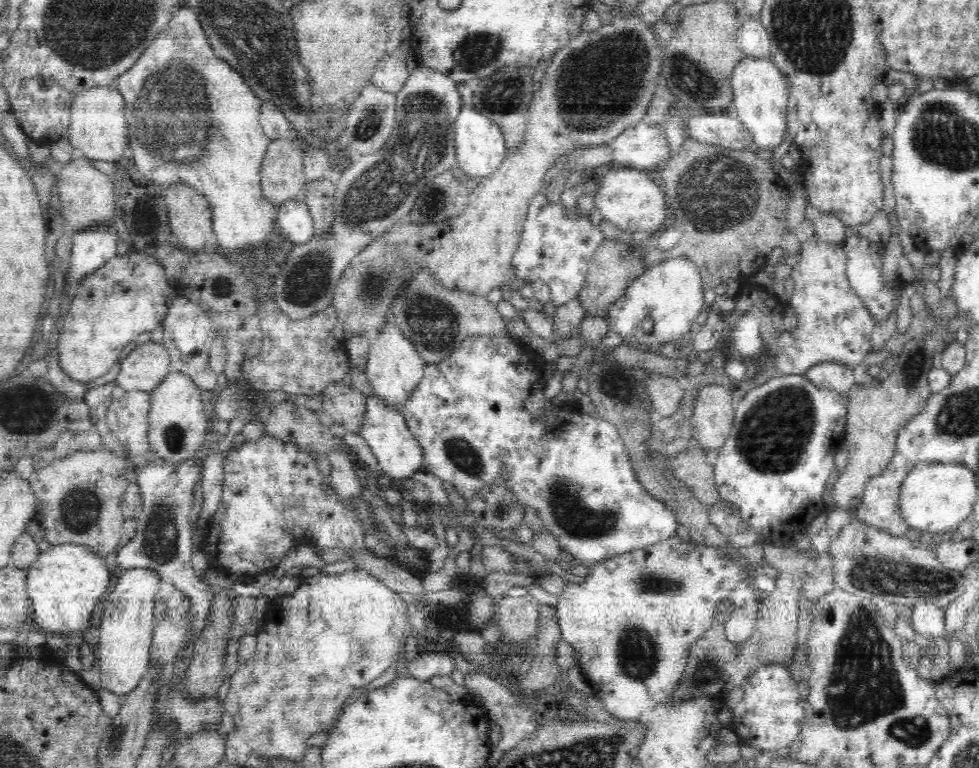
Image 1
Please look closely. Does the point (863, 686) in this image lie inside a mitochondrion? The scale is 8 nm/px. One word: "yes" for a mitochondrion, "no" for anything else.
yes

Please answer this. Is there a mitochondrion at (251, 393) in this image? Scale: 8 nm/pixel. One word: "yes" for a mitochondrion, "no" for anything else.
no

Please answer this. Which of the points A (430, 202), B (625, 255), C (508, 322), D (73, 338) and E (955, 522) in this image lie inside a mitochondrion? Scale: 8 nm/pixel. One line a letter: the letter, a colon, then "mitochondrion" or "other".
A: mitochondrion
B: mitochondrion
C: other
D: other
E: other

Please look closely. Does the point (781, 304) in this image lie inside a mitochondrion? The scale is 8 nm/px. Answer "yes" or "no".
no

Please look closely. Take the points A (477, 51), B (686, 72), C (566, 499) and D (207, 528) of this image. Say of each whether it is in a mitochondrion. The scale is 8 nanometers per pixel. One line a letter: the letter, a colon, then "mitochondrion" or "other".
A: mitochondrion
B: mitochondrion
C: mitochondrion
D: other

